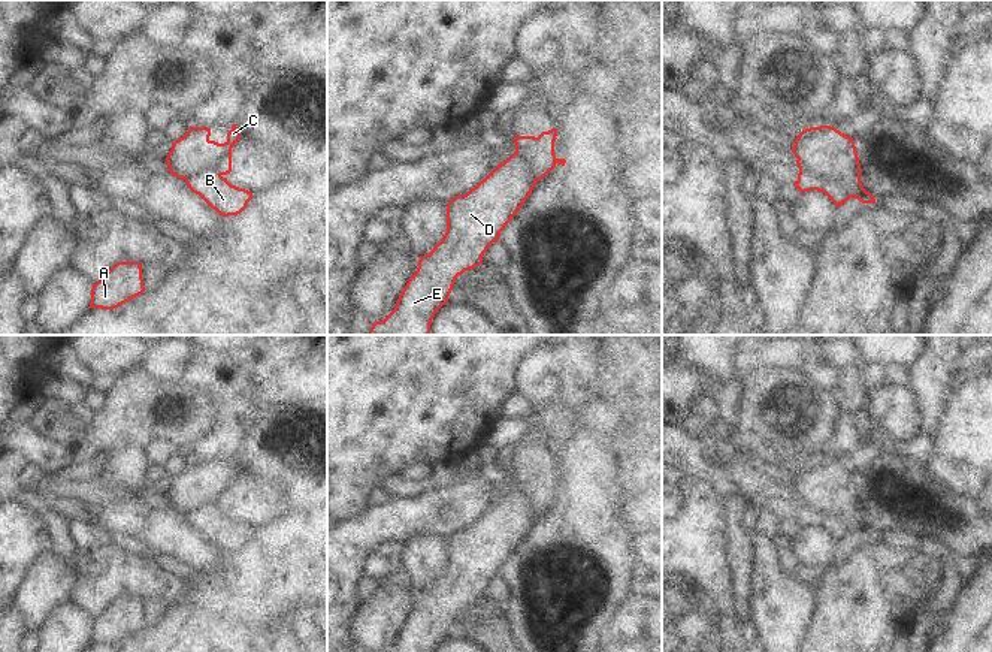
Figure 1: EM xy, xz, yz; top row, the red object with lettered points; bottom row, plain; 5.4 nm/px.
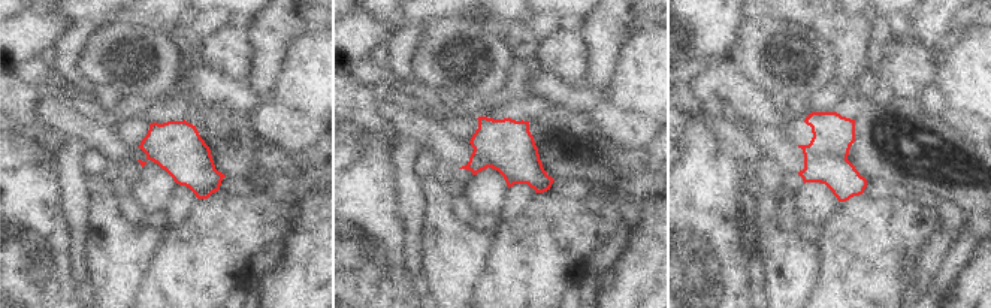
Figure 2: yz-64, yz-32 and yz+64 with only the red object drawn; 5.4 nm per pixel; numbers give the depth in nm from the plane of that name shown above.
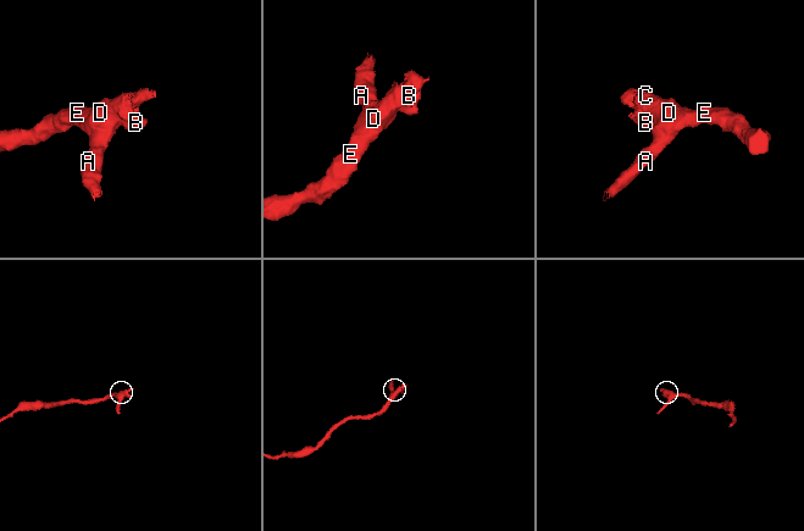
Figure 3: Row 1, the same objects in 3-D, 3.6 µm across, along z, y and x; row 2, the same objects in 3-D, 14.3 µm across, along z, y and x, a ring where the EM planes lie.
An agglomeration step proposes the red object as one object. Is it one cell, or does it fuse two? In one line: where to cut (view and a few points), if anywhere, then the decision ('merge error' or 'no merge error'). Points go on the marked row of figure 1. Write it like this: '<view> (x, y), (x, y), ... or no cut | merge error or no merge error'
yz (797, 160), (808, 171), (834, 180), (852, 196) | merge error

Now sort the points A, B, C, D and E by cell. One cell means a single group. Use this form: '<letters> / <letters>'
A C D E / B

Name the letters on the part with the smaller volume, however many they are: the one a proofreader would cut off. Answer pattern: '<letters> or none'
B

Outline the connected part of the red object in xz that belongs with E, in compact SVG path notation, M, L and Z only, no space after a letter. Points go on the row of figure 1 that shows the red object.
M515 151L466 194L451 199L447 203L445 235L429 254L420 256L418 268L399 295L394 310L384 320L375 322L368 335L430 335L432 320L448 304L456 278L483 263L484 253L499 241L500 232L523 206L535 184L529 159Z

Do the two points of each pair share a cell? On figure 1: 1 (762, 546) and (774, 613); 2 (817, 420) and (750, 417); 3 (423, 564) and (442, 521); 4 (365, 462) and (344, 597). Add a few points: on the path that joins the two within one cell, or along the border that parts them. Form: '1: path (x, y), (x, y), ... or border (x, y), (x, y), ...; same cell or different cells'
1: path (768, 563), (774, 583), (774, 597); same cell
2: path (801, 406), (794, 410), (767, 413); same cell
3: border (445, 537), (422, 533), (402, 542); different cells
4: border (368, 507), (359, 515), (342, 521); different cells

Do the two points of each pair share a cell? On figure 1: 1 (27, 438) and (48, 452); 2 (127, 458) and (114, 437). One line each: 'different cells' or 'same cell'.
1: same cell
2: different cells

